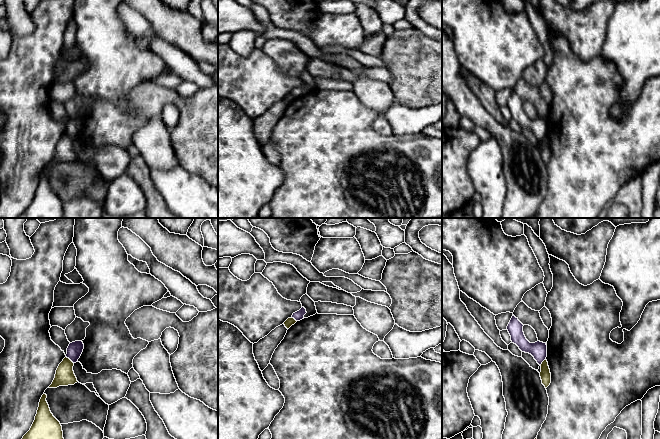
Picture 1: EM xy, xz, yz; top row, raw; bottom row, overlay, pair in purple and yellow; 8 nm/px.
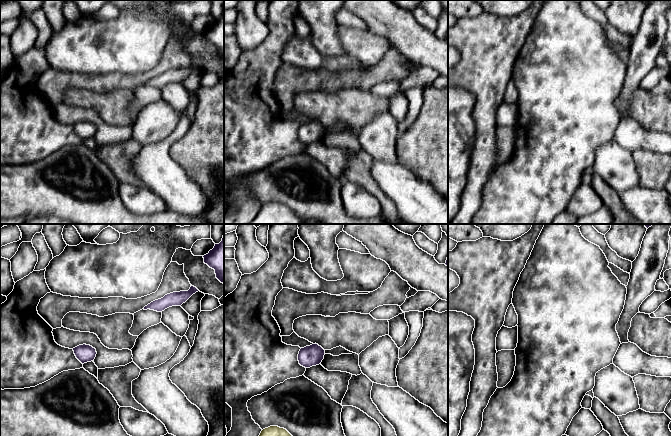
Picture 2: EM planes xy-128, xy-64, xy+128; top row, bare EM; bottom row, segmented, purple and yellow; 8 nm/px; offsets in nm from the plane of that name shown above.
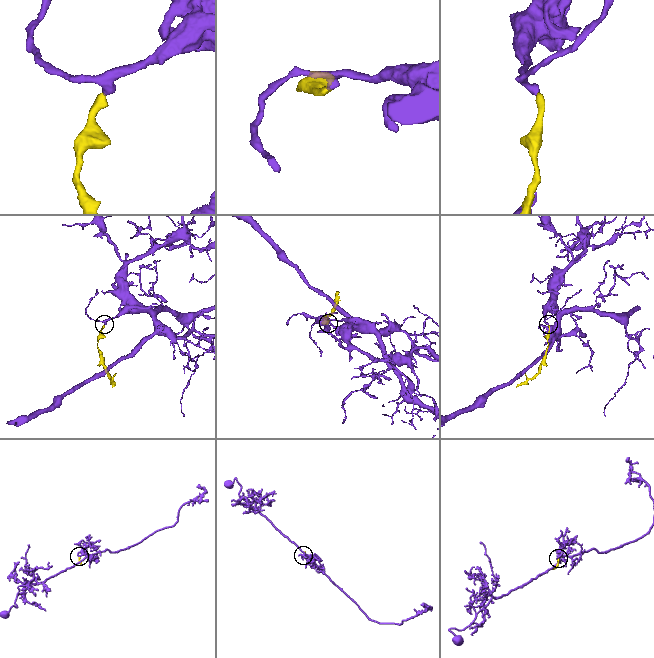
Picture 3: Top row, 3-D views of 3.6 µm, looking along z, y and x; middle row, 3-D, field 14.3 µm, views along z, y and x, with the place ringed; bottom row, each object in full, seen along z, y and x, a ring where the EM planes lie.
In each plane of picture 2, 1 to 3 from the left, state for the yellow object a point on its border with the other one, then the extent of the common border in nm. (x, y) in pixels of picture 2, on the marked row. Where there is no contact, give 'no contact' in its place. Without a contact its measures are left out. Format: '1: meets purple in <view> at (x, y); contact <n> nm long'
1: no contact
2: no contact
3: no contact

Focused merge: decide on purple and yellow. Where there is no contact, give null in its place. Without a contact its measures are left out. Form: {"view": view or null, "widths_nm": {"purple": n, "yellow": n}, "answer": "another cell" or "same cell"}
{"view": "xy", "widths_nm": {"purple": 120, "yellow": 150}, "answer": "another cell"}

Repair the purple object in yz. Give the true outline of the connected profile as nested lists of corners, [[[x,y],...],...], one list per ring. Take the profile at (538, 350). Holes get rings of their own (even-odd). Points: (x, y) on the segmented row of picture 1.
[[[513,315],[507,326],[511,341],[516,344],[522,352],[531,354],[537,363],[541,365],[547,357],[547,345],[540,341],[530,343],[524,335],[523,326],[518,318]]]

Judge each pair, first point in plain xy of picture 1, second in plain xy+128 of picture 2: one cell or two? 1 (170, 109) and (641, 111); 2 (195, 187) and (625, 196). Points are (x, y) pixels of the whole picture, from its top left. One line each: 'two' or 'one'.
1: two
2: one

